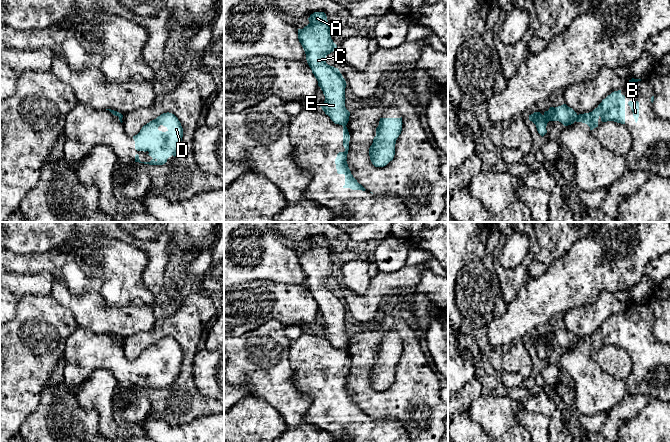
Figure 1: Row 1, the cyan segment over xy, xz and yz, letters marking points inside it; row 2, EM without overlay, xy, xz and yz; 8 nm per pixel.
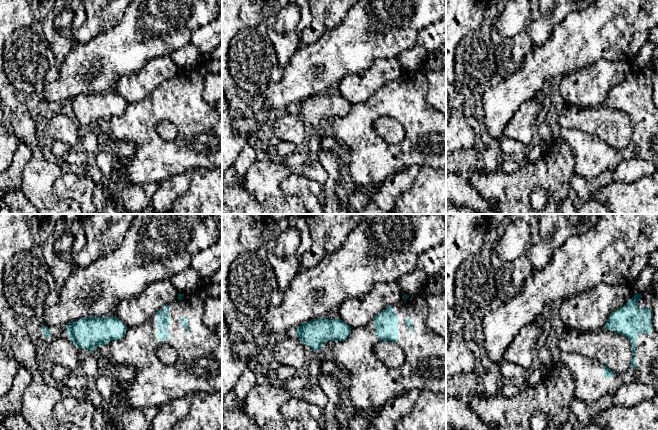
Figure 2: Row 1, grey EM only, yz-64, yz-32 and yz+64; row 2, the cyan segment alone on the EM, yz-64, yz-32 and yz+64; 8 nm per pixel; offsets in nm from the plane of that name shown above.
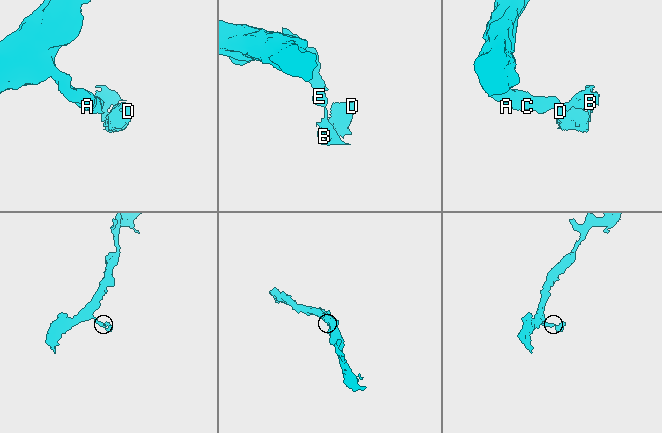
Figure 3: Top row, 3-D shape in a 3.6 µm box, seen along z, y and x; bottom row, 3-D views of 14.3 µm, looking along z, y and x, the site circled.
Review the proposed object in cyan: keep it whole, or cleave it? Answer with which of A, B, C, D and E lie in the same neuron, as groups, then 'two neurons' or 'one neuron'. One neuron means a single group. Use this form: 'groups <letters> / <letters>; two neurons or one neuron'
groups A C E / B D; two neurons

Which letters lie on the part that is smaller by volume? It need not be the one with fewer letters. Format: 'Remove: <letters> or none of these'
Remove: B, D

